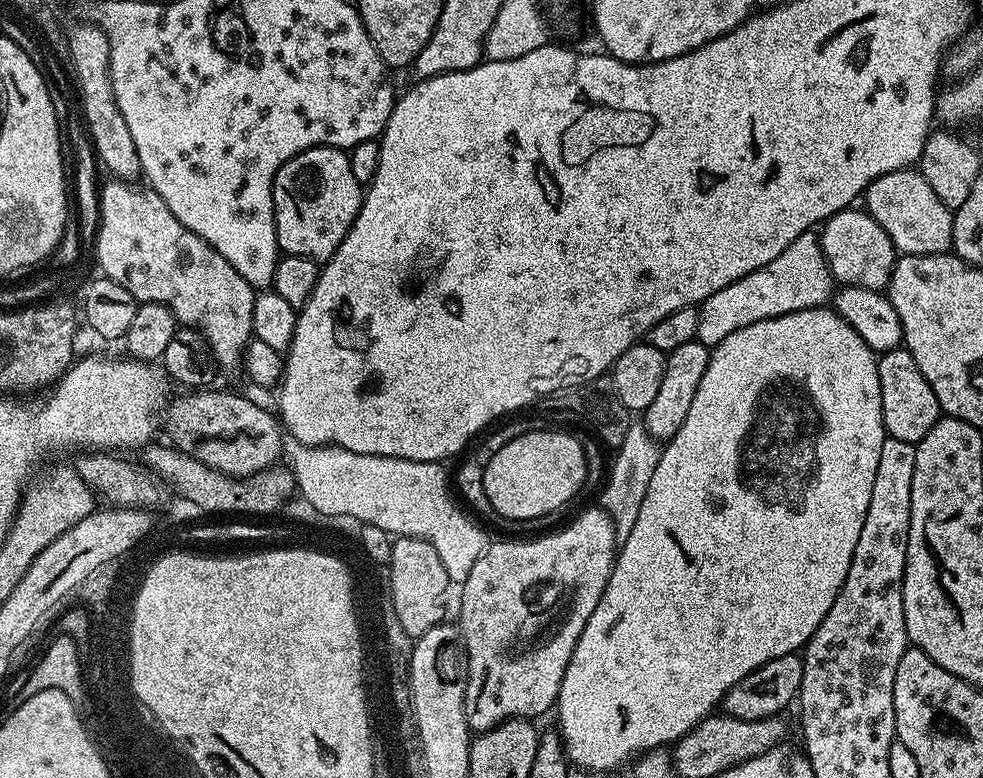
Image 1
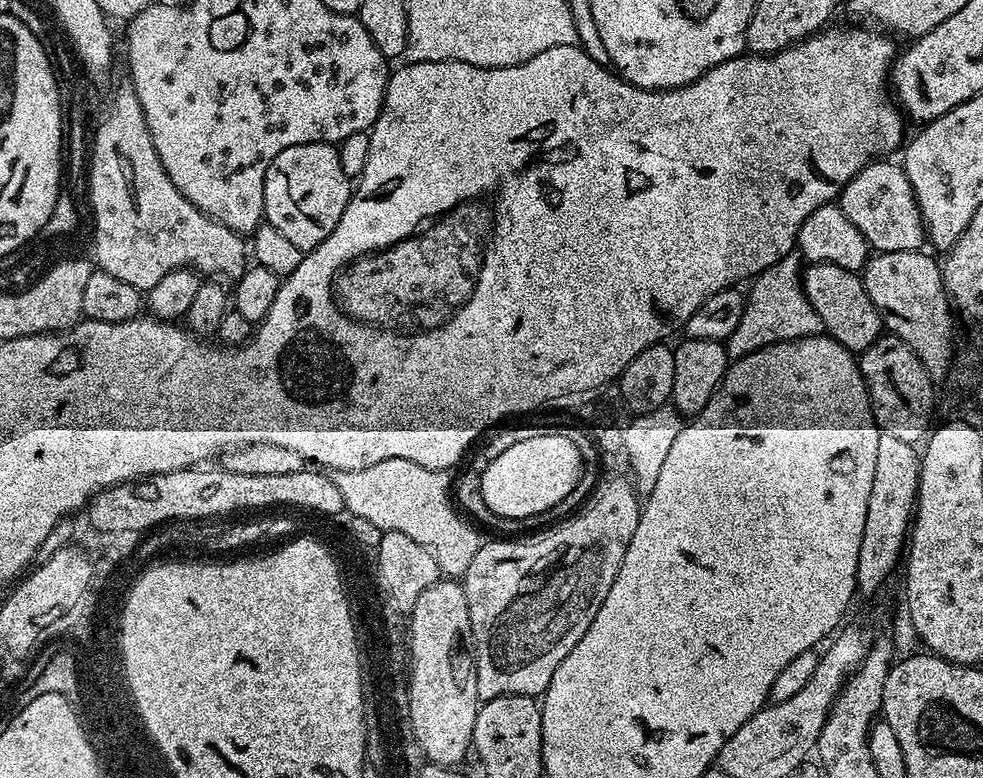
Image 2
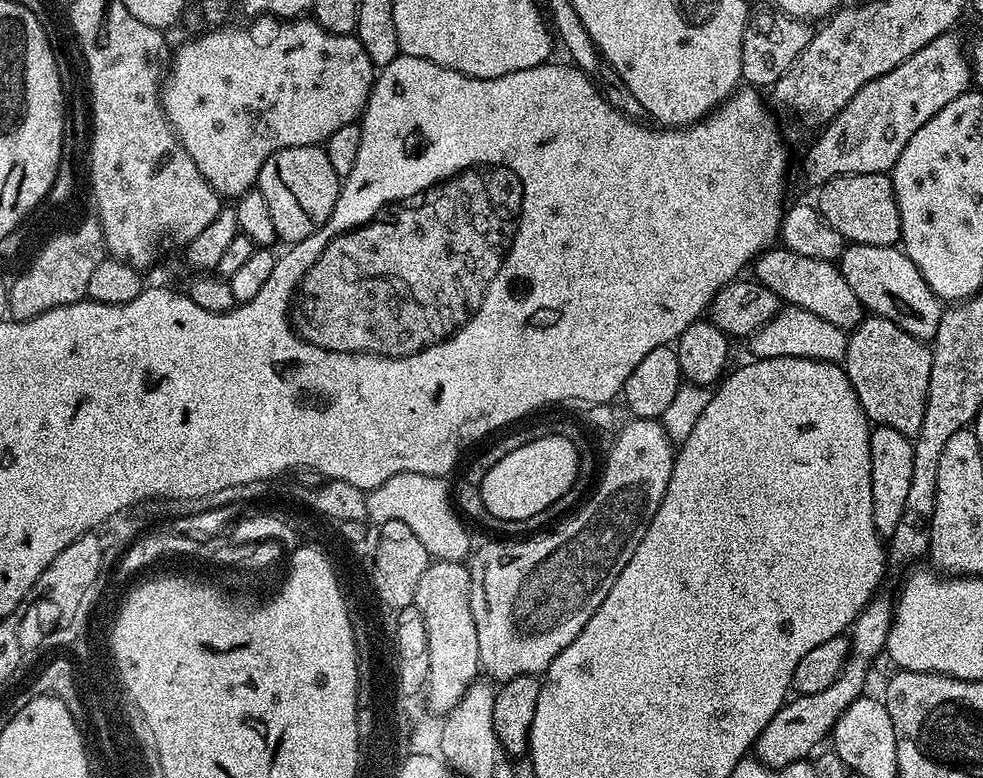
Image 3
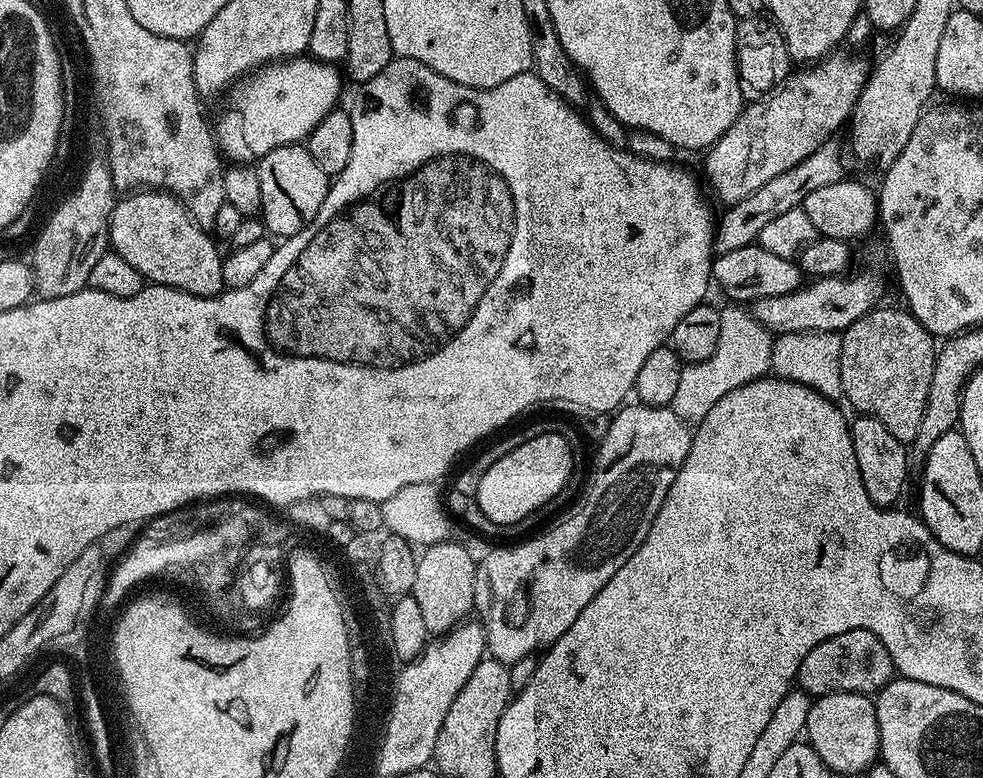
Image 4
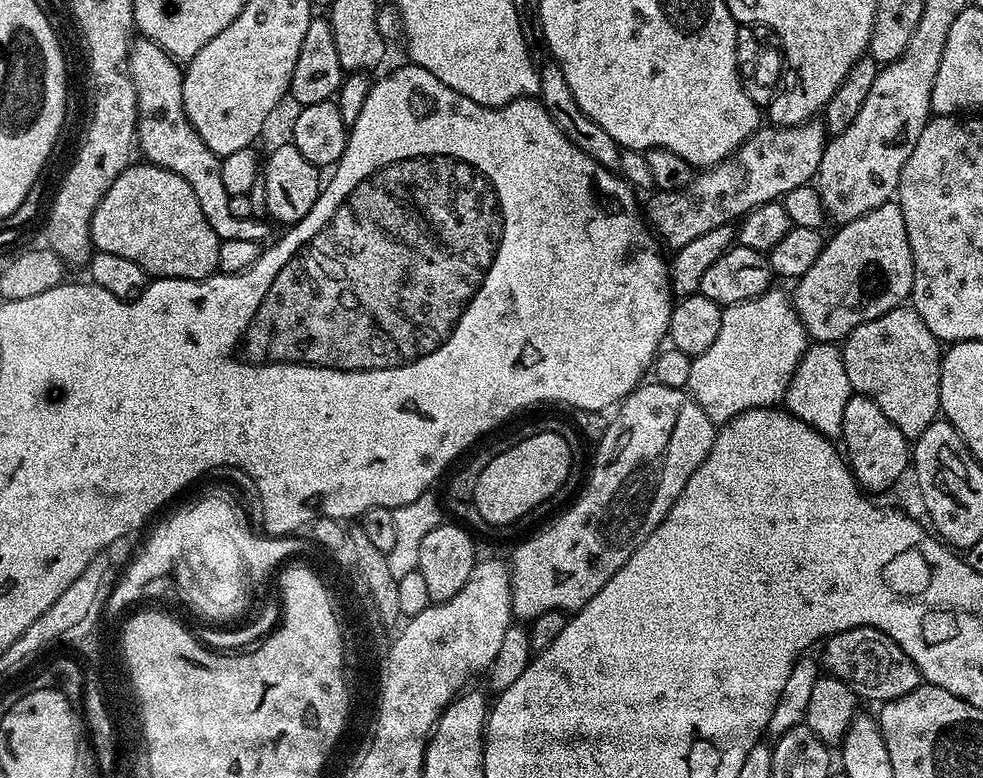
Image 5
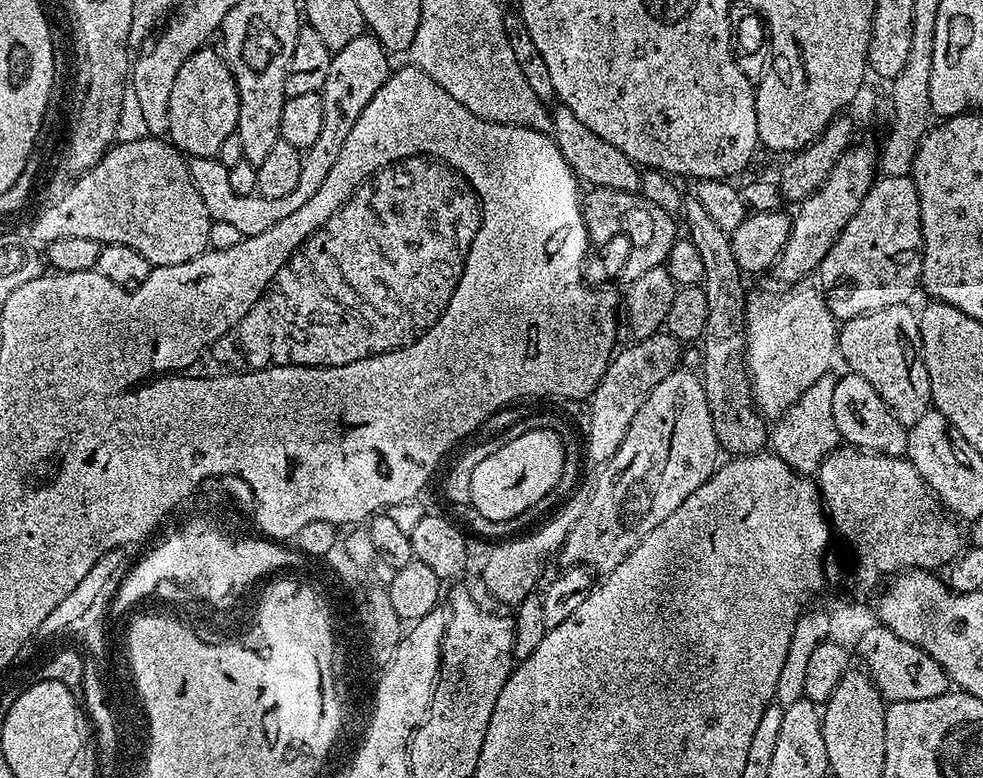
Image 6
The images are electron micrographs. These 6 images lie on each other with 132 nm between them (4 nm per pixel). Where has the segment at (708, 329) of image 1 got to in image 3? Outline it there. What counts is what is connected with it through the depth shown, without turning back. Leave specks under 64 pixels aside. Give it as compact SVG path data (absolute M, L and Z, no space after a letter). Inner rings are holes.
M795 306L781 307L770 322L766 322L747 337L746 344L757 360L770 358L810 358L811 360L843 361L848 345L849 333L845 329L834 326L834 322L826 322L818 314L805 308Z

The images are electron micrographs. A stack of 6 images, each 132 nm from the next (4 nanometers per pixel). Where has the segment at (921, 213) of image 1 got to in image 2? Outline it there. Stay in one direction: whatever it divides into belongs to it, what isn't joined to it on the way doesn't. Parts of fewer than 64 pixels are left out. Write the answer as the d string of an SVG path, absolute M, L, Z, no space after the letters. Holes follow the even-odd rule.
M877 158L868 164L840 191L840 212L866 238L869 249L881 252L915 252L926 240L924 220L914 198L910 178L906 178L903 163L891 164L891 159Z

